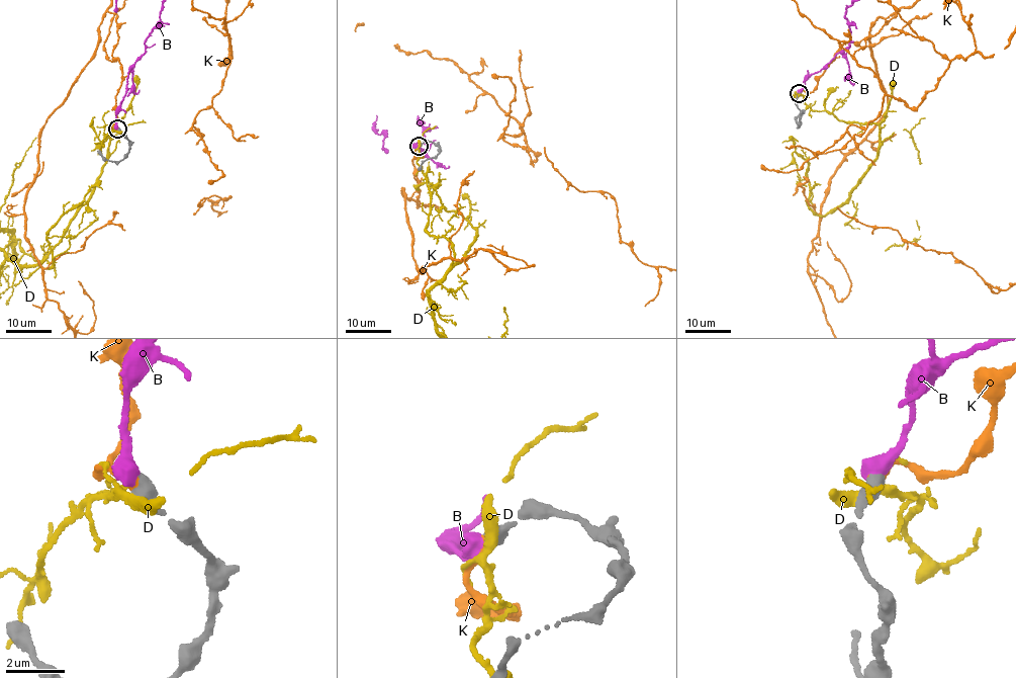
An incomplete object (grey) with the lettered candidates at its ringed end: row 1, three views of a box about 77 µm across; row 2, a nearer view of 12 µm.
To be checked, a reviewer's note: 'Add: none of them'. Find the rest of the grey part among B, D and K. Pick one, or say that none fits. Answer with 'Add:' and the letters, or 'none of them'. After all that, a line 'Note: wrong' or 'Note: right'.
Add: K
Note: wrong

